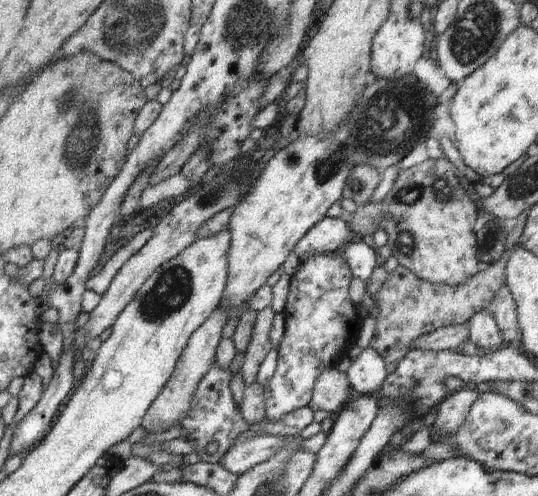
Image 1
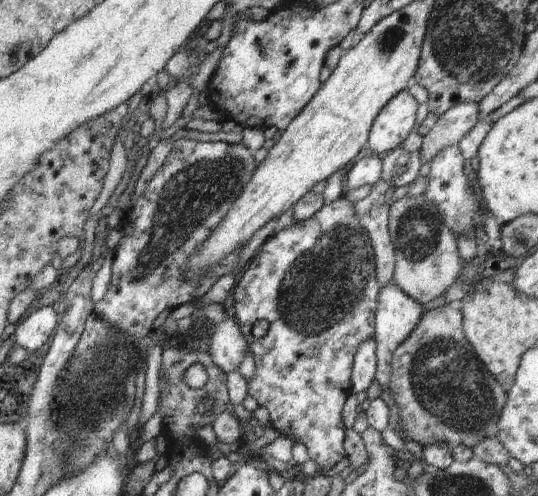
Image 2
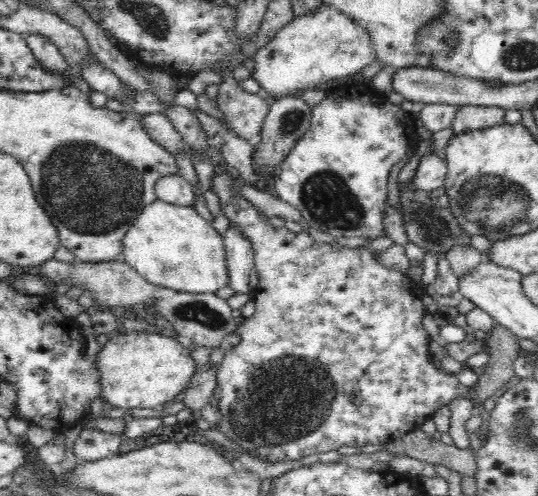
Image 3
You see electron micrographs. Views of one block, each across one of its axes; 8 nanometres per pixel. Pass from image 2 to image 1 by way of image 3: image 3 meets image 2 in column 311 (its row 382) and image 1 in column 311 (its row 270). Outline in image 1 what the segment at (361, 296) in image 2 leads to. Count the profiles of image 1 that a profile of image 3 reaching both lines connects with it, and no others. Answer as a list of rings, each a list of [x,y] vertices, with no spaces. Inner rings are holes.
[[[344,246],[328,253],[314,253],[300,261],[298,270],[290,278],[288,298],[282,316],[285,332],[278,350],[278,366],[274,376],[263,387],[265,414],[268,420],[282,420],[284,414],[308,407],[316,378],[347,355],[351,343],[364,326],[356,305],[349,296],[353,279],[344,262]]]

